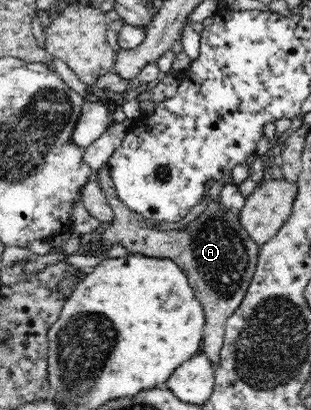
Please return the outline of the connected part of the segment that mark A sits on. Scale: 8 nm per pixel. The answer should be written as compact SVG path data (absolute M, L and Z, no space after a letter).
M108 164L95 171L94 178L101 184L115 214L110 228L102 235L102 240L110 245L120 243L132 254L169 259L183 270L193 289L197 289L196 296L204 307L206 321L201 350L217 366L227 318L239 307L253 279L258 261L259 246L251 240L245 228L241 227L238 212L221 208L219 202L212 202L199 217L188 223L188 230L184 232L155 230L149 228L149 222L127 208L125 202L119 199Z

